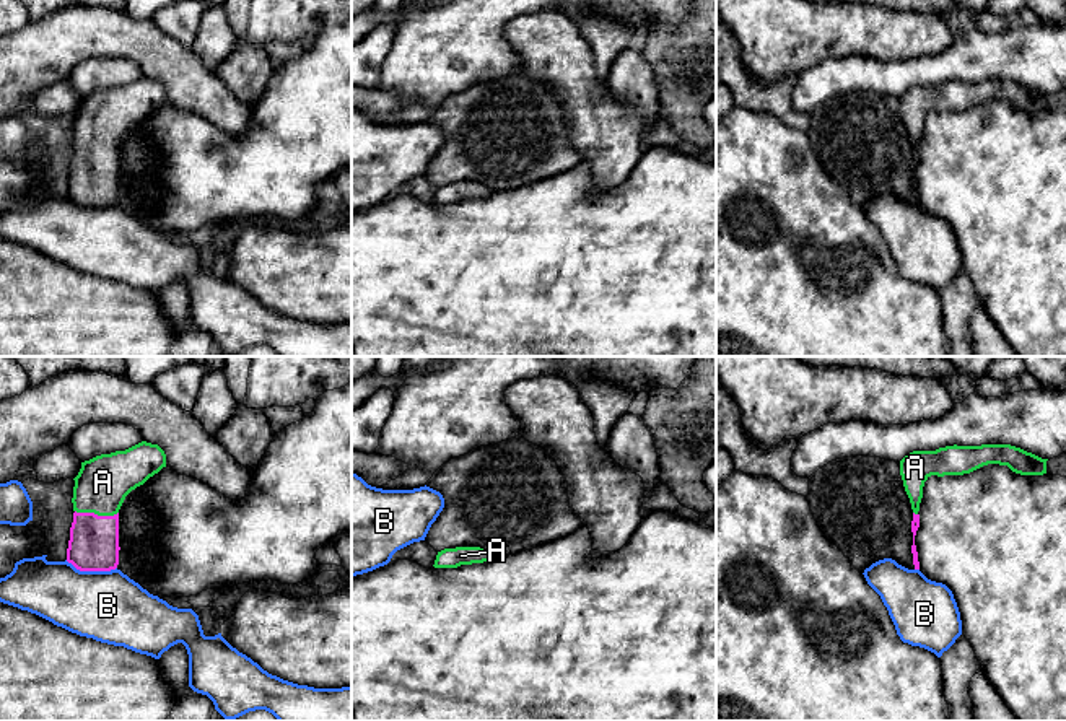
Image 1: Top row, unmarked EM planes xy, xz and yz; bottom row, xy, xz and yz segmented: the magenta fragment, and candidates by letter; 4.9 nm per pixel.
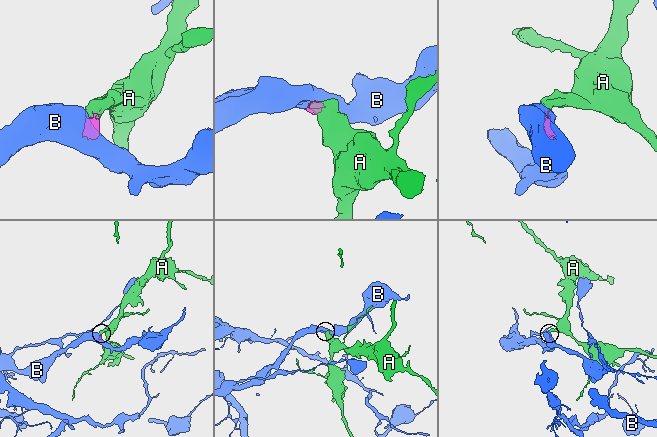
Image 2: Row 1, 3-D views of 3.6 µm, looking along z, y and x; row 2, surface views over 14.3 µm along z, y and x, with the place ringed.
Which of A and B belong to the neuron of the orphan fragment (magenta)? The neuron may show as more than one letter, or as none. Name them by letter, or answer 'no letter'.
A

